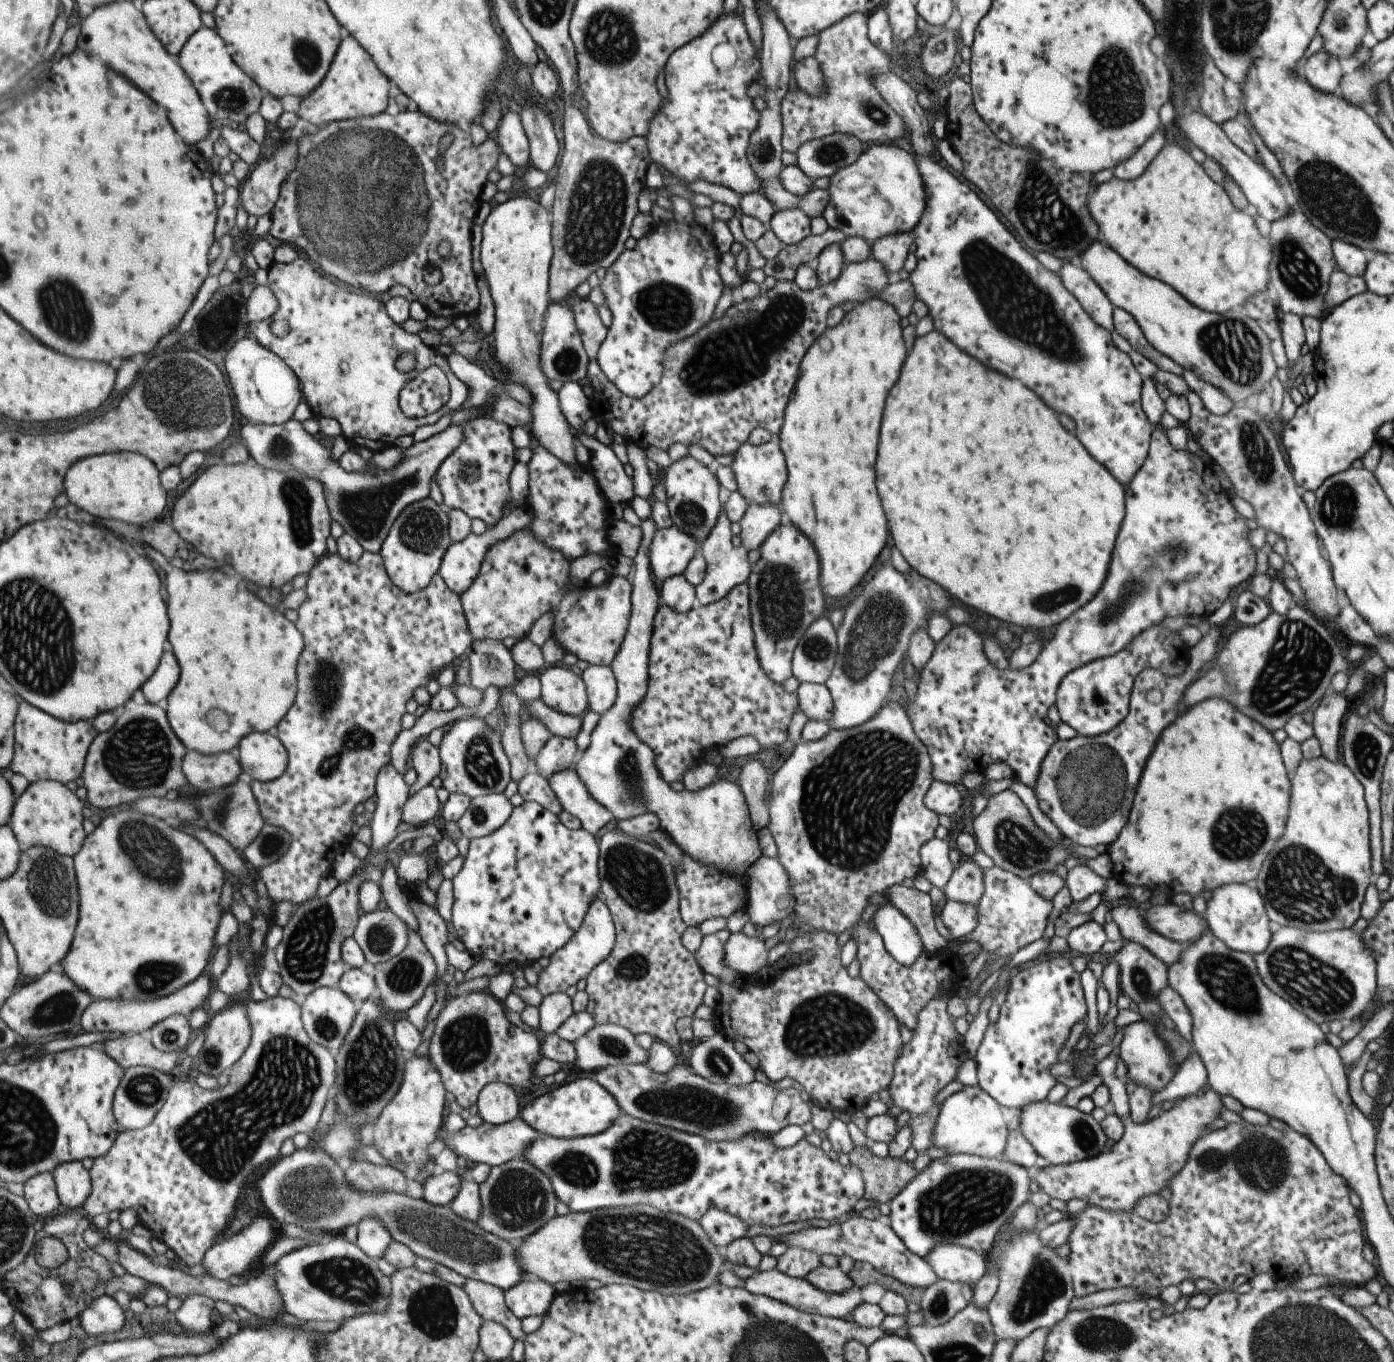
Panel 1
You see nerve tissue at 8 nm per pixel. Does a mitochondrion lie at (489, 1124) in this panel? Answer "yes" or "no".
no

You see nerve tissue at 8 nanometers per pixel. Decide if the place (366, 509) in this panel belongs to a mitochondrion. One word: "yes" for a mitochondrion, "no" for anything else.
yes

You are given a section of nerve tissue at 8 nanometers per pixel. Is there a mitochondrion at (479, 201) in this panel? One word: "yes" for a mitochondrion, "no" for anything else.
no

